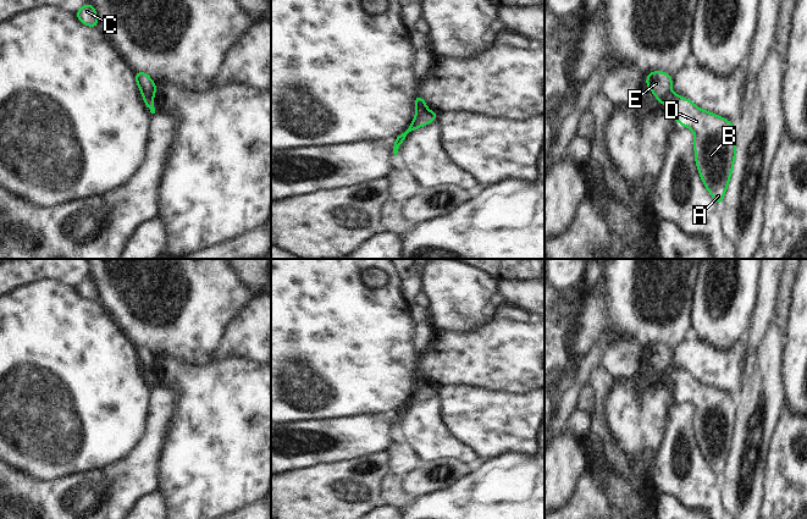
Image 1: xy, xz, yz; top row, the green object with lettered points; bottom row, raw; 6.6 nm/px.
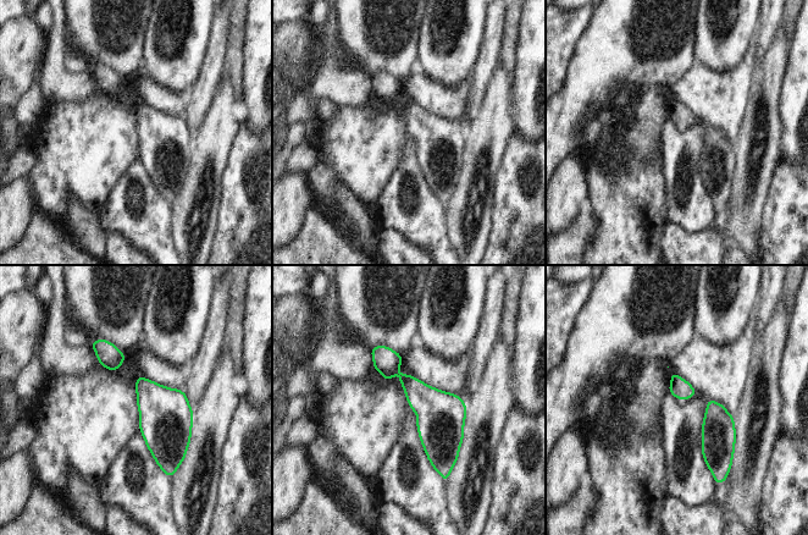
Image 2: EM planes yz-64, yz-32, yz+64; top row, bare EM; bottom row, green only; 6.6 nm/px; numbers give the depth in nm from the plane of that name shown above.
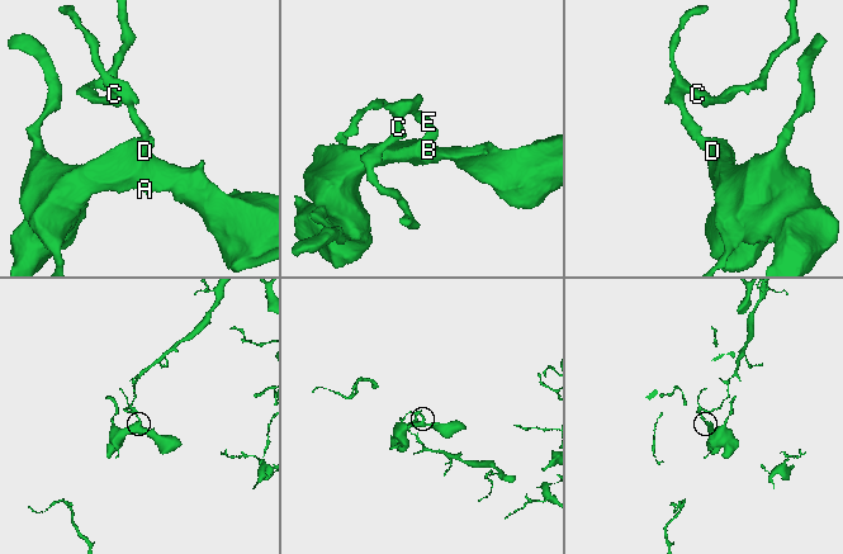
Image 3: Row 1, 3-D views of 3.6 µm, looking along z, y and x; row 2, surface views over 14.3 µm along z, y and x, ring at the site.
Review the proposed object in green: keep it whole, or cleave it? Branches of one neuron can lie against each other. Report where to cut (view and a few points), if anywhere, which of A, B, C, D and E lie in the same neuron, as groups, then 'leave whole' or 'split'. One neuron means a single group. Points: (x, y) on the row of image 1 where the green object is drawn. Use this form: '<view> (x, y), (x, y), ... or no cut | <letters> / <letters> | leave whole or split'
yz (672, 92), (662, 101) | A B D / C E | split

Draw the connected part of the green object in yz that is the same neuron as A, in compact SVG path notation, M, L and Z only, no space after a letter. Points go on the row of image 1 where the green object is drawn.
M675 93L663 105L674 120L693 131L695 161L700 177L714 201L722 204L736 158L736 125L700 109Z

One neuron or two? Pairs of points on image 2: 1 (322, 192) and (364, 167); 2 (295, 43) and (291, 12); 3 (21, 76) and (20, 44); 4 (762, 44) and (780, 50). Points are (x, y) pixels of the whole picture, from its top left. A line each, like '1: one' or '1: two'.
1: one
2: two
3: one
4: two

